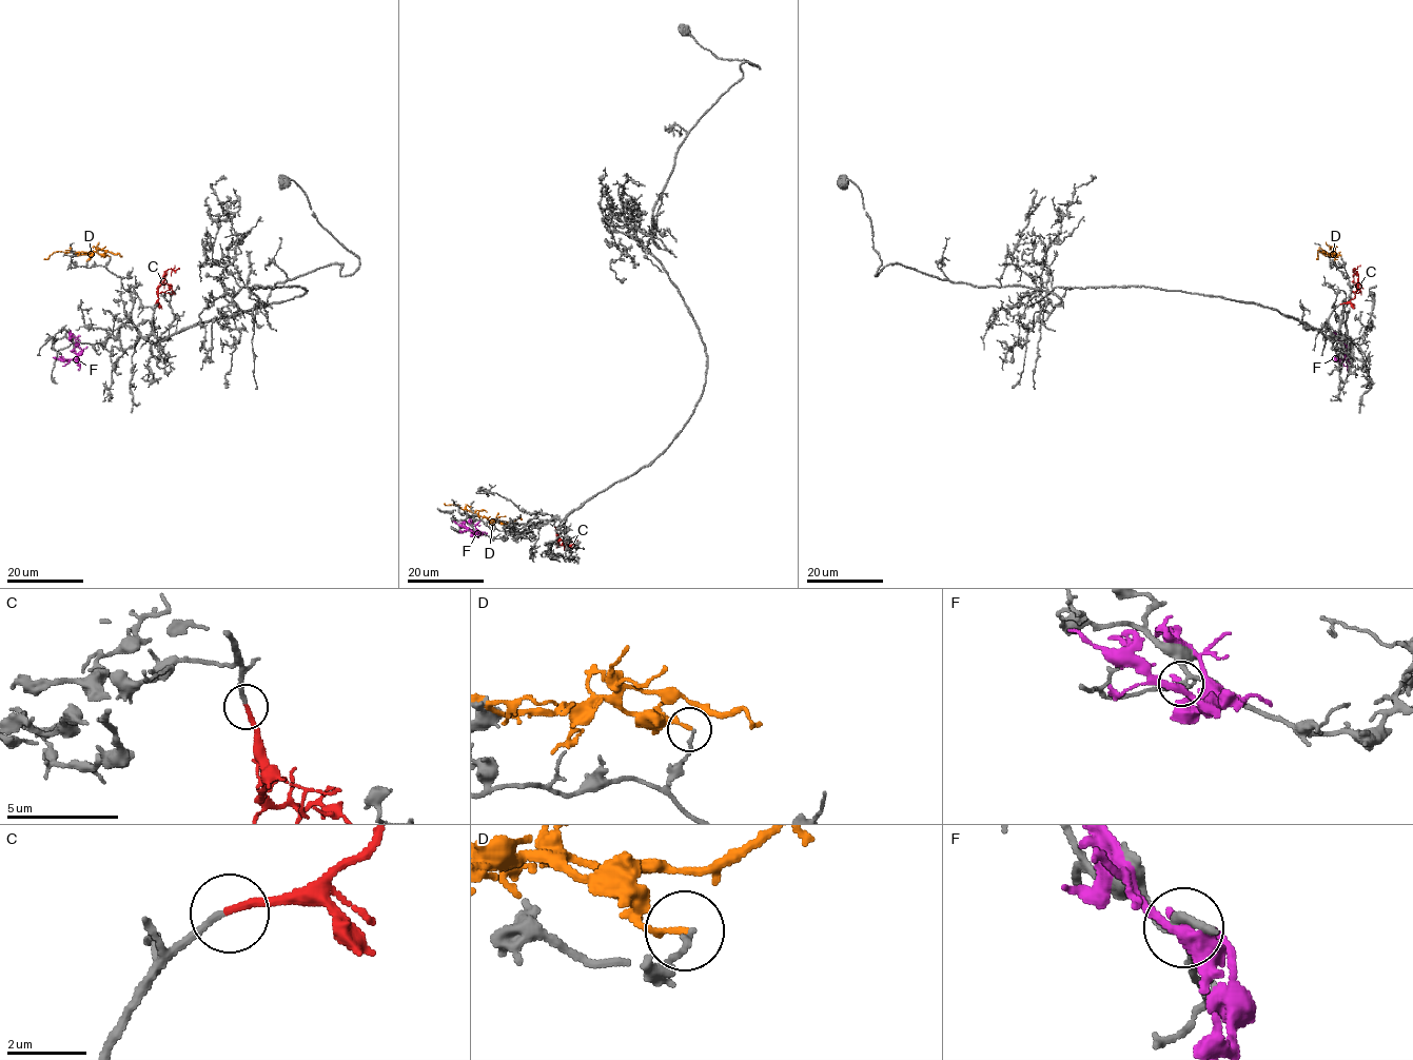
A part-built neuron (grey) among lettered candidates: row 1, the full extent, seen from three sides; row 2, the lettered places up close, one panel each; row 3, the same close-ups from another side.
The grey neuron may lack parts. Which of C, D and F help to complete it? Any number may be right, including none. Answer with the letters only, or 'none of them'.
C

